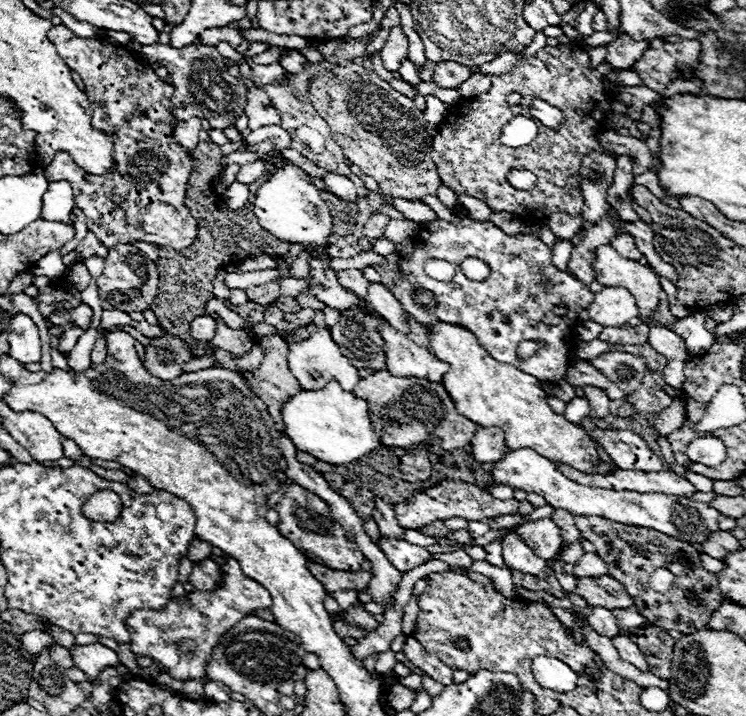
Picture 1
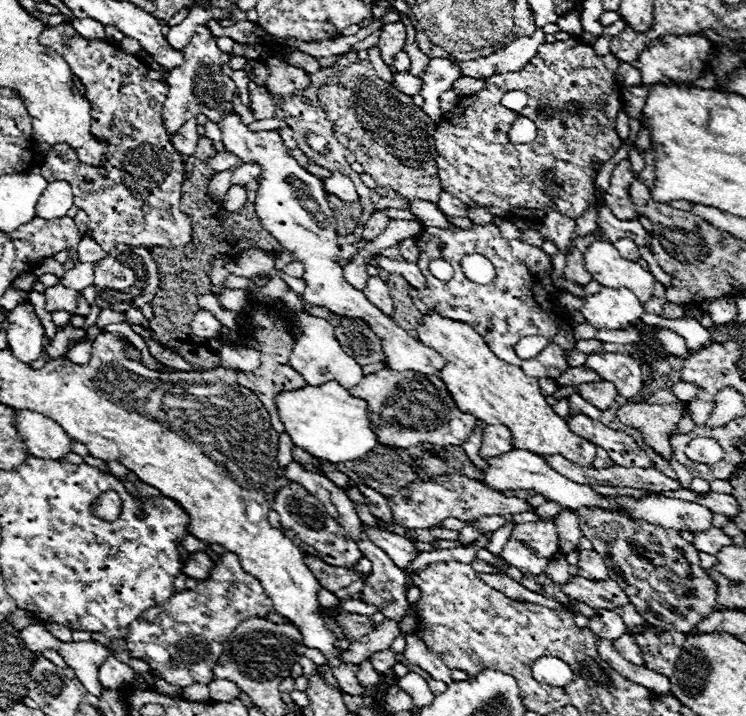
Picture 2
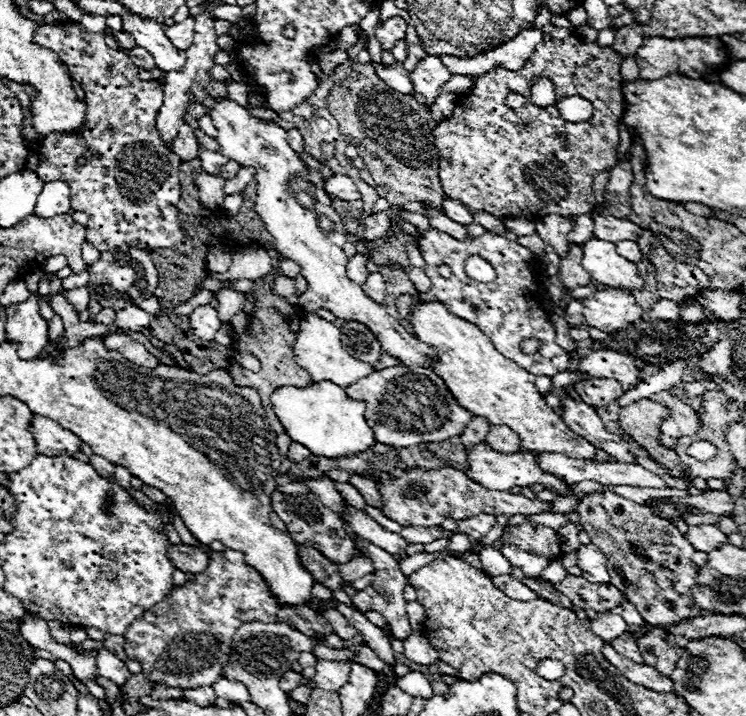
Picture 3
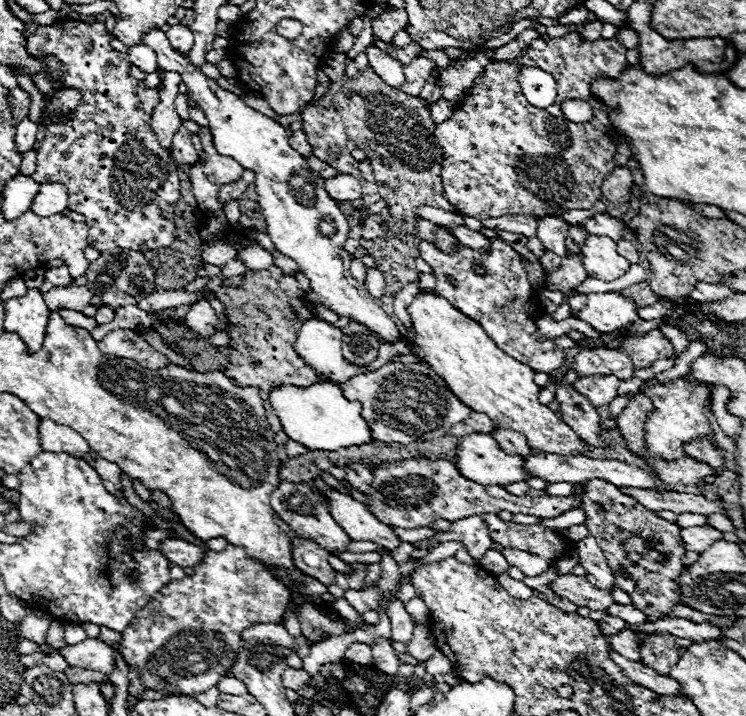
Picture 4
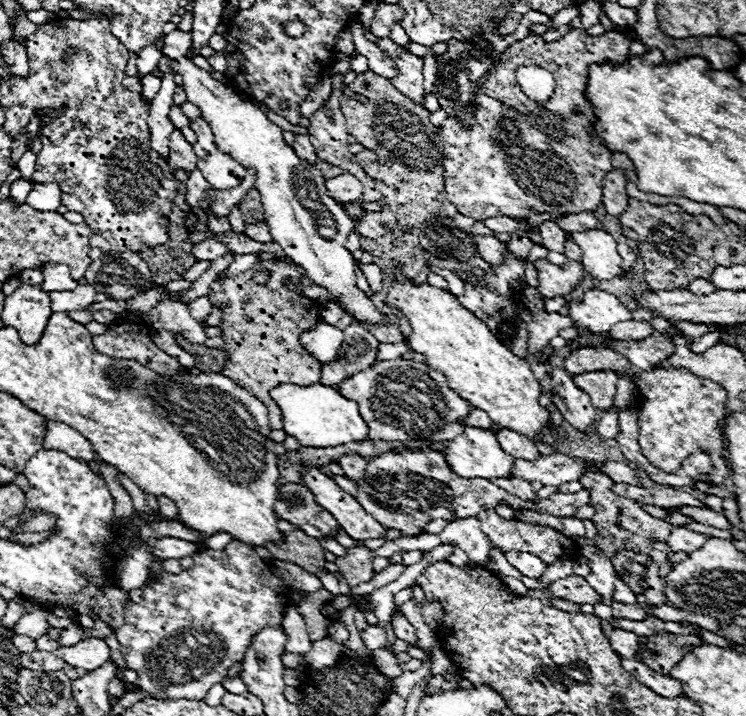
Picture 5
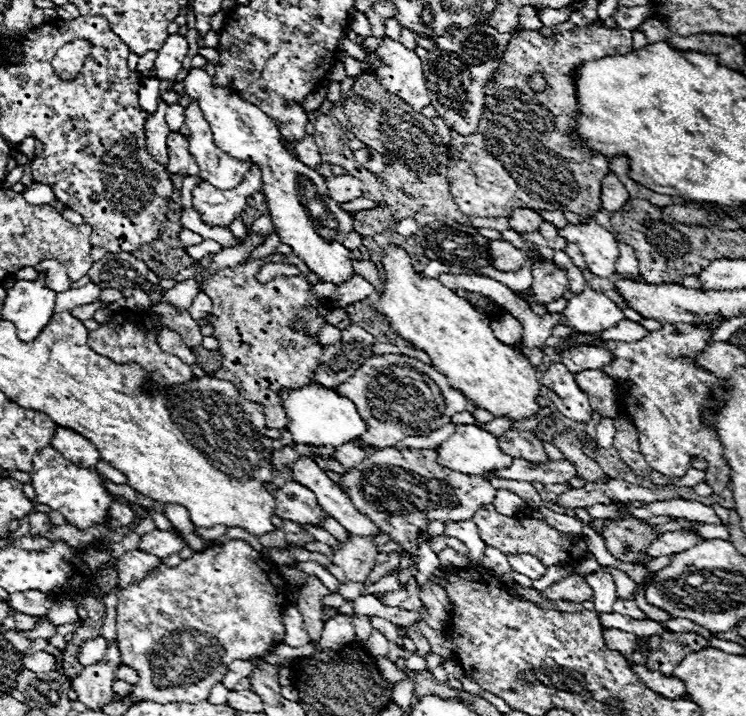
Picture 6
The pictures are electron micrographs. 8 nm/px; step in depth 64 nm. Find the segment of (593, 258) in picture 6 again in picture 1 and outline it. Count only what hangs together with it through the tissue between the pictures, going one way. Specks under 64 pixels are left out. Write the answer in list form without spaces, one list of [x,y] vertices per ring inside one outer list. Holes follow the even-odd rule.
[[[604,246],[596,250],[594,272],[596,280],[602,286],[628,288],[628,292],[632,292],[632,296],[636,298],[640,316],[652,314],[662,290],[656,270],[652,270],[650,266],[642,266],[640,262],[626,260],[618,252],[614,252],[614,248]]]

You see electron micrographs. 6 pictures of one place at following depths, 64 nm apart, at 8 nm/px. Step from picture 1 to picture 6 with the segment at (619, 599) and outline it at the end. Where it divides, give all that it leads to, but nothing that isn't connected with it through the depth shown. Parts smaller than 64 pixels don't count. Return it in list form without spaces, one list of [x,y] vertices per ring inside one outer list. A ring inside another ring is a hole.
[[[570,574],[566,578],[562,578],[560,582],[552,584],[550,588],[546,588],[542,592],[544,600],[568,600],[568,602],[586,602],[586,600],[594,600],[594,592],[592,588],[586,584],[586,580],[582,576]]]

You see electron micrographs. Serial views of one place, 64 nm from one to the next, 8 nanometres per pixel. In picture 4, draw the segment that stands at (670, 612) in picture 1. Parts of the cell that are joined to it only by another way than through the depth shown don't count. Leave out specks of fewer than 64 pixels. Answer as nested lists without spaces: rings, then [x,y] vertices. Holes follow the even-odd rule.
[[[604,480],[586,482],[586,494],[580,508],[586,512],[584,526],[608,558],[608,566],[614,572],[614,586],[630,592],[632,606],[640,608],[640,612],[646,614],[646,620],[666,618],[676,604],[682,604],[680,584],[670,578],[686,568],[682,562],[686,548],[680,546],[680,528],[676,524],[660,518]]]

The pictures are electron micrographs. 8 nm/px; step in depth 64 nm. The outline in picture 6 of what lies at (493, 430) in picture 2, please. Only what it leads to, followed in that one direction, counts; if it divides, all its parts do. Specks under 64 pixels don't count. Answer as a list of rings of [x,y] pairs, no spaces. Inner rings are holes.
[[[506,430],[502,436],[498,436],[498,444],[512,458],[524,458],[524,460],[536,462],[536,464],[548,460],[540,440],[532,432]]]

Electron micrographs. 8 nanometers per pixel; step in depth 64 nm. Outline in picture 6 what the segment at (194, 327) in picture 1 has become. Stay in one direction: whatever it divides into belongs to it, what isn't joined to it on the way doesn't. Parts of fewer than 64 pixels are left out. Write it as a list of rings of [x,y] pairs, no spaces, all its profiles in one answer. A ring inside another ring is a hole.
[[[198,292],[196,298],[192,300],[190,316],[192,316],[194,320],[202,320],[202,318],[206,318],[210,312],[212,312],[212,300],[210,300],[204,292]]]

